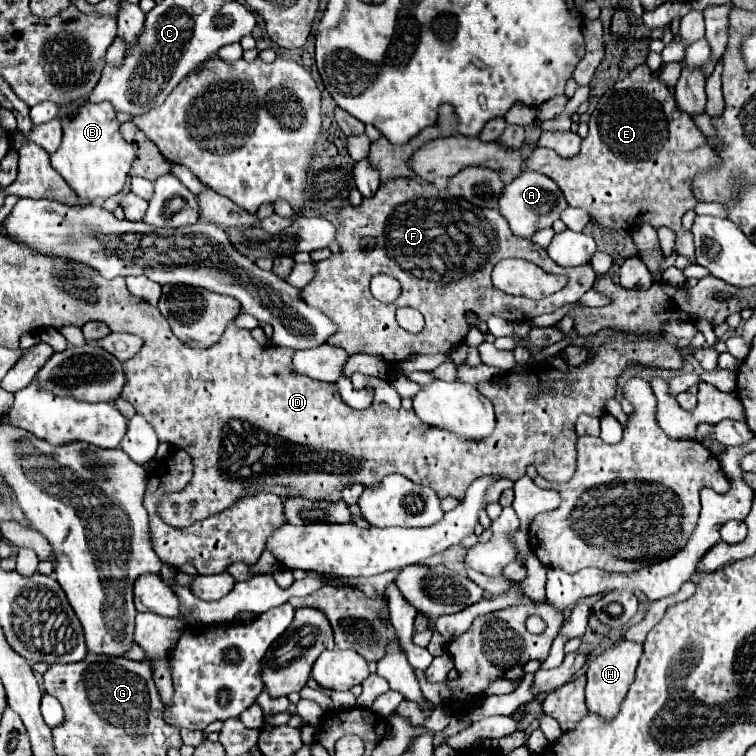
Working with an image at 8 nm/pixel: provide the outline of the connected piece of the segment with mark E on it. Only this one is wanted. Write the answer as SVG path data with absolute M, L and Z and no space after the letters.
M647 64L637 66L627 78L619 80L611 90L607 90L601 96L599 104L589 116L589 134L581 140L581 150L577 156L561 158L555 150L537 146L535 152L527 158L529 170L541 172L555 180L561 192L565 194L569 206L589 212L591 220L599 226L625 232L643 224L651 224L653 228L667 226L677 234L677 254L689 258L695 256L695 246L691 232L682 227L681 216L699 204L699 200L693 194L695 174L717 166L721 166L719 154L699 132L693 118L677 110L675 98L669 94L667 86L659 82L659 78L649 70Z

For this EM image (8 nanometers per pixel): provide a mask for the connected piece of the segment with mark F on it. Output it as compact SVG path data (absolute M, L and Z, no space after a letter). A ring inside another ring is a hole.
M407 178L391 180L391 182L383 184L383 186L375 192L373 198L363 200L357 208L353 208L351 204L345 204L343 210L341 210L341 214L339 214L339 220L341 220L341 224L339 224L337 240L339 240L339 246L341 246L341 254L339 254L339 256L331 256L331 258L321 260L321 262L313 262L313 266L315 266L315 278L313 278L305 288L301 288L301 298L303 298L303 302L305 302L307 306L319 308L333 324L337 324L337 334L333 334L333 338L329 338L327 344L335 344L335 346L343 348L347 354L359 354L359 352L361 352L361 354L369 354L369 356L383 358L385 362L391 362L391 364L399 364L399 362L403 362L403 360L405 360L407 356L411 356L411 354L451 352L457 344L461 344L461 342L465 340L465 336L467 336L467 332L469 332L469 326L467 326L467 322L465 322L465 314L467 314L467 312L475 312L481 320L487 320L489 316L501 316L501 318L505 318L505 320L509 320L509 322L529 322L529 320L535 318L535 316L551 314L551 312L555 312L555 310L559 310L559 308L563 308L563 306L567 306L567 304L573 304L575 300L579 300L579 298L583 296L583 266L577 266L577 268L561 268L561 266L557 266L557 264L549 258L549 254L545 254L545 250L539 248L533 240L517 238L517 236L509 230L507 220L505 220L497 210L487 210L487 208L471 206L471 204L465 202L463 198L455 198L455 196L451 196L451 194L445 194L445 192L437 190L437 188L435 188L433 184L429 184L429 182L407 180ZM503 258L525 258L525 260L529 260L529 262L535 262L535 264L539 264L539 266L541 266L545 272L549 272L549 274L567 276L567 284L565 284L565 288L559 292L559 296L553 296L553 304L543 304L541 300L529 300L529 298L525 298L525 296L511 296L511 294L505 294L505 292L497 290L497 288L491 284L491 270L493 270L493 266L495 266L499 260L503 260ZM377 274L389 274L389 276L393 276L395 280L401 282L401 296L399 296L393 304L375 302L375 298L371 296L371 292L369 292L369 282L371 282L371 278L377 276ZM399 306L409 306L409 308L419 310L419 312L425 316L427 326L425 326L419 334L411 334L411 332L403 330L403 328L397 324L397 320L395 320L395 310L397 310Z

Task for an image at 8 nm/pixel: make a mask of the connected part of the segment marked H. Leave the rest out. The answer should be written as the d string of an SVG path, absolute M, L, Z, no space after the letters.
M623 638L619 642L609 644L599 656L595 656L589 662L587 688L585 688L589 712L601 714L605 720L611 720L619 712L619 704L623 702L623 698L625 698L625 694L635 678L635 670L637 670L641 654L643 654L643 644L637 644L637 642Z

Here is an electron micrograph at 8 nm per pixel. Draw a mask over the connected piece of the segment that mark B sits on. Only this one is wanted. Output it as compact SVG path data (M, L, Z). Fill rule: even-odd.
M87 102L77 116L61 118L63 122L63 142L55 154L51 154L51 166L63 176L63 180L73 188L73 192L85 200L93 202L97 198L111 198L117 194L133 162L133 148L119 134L119 122L115 120L115 110L109 102L93 104Z

